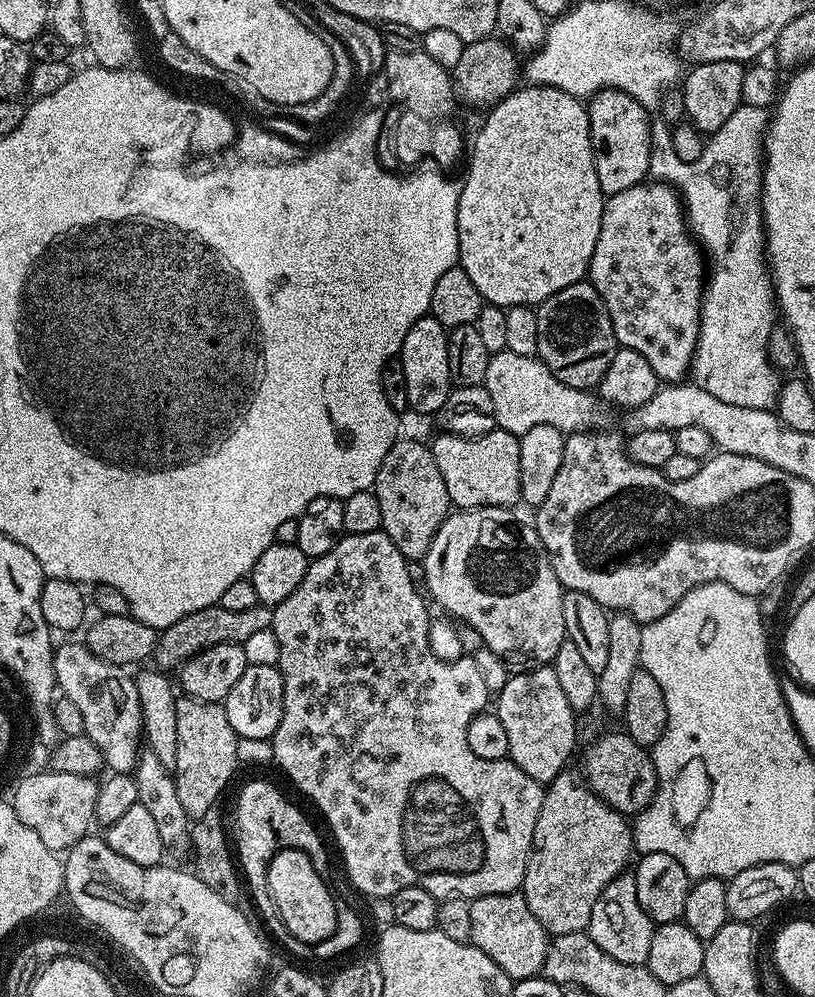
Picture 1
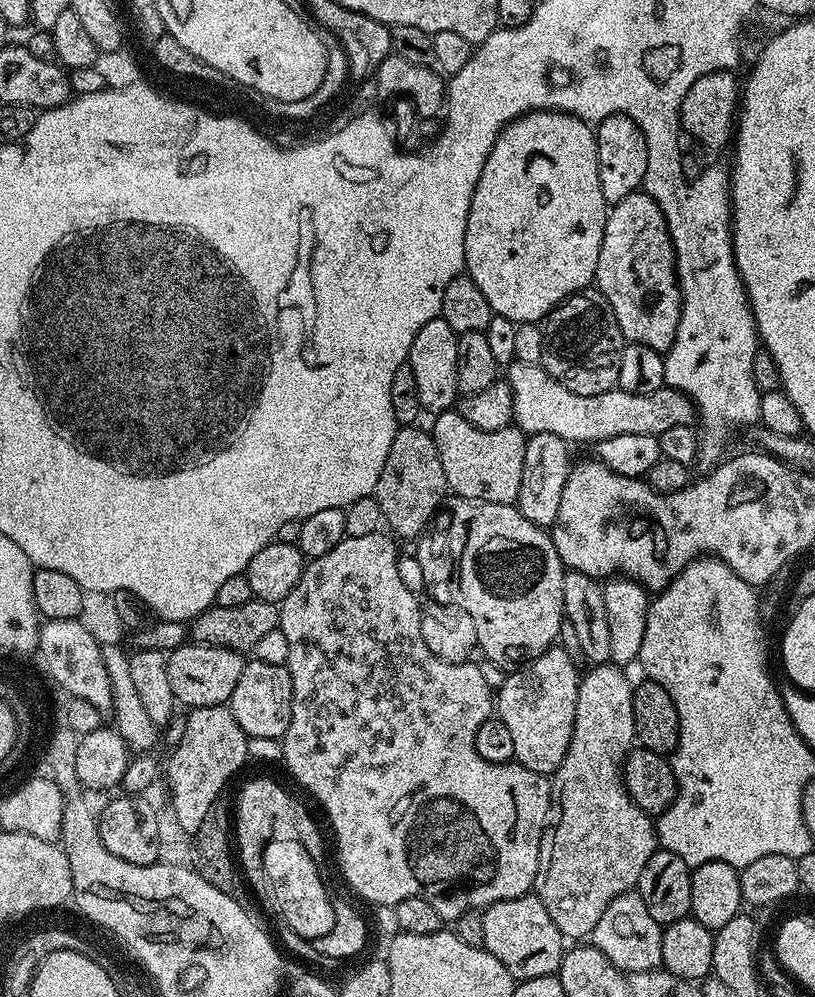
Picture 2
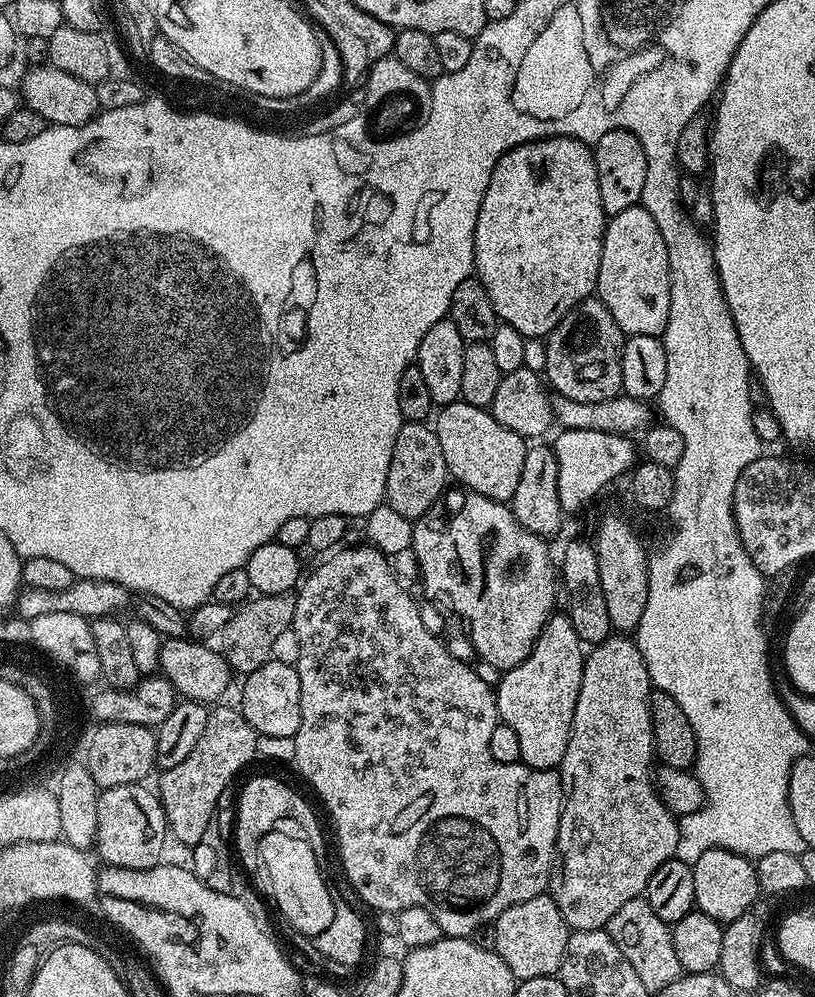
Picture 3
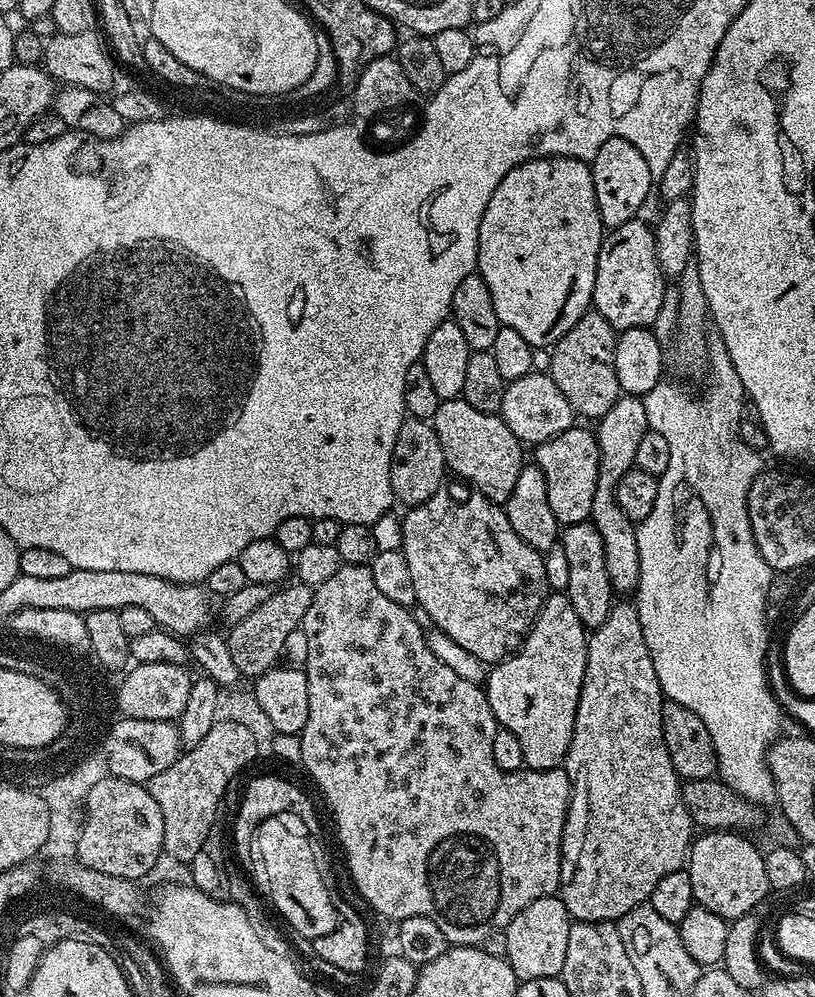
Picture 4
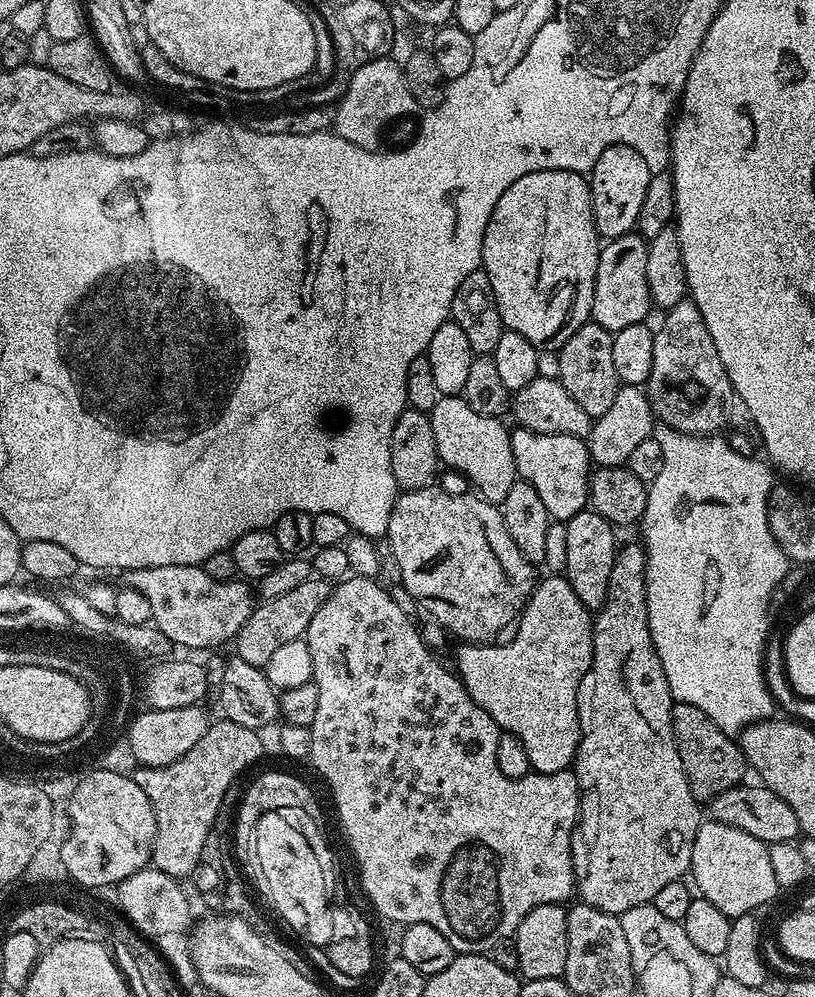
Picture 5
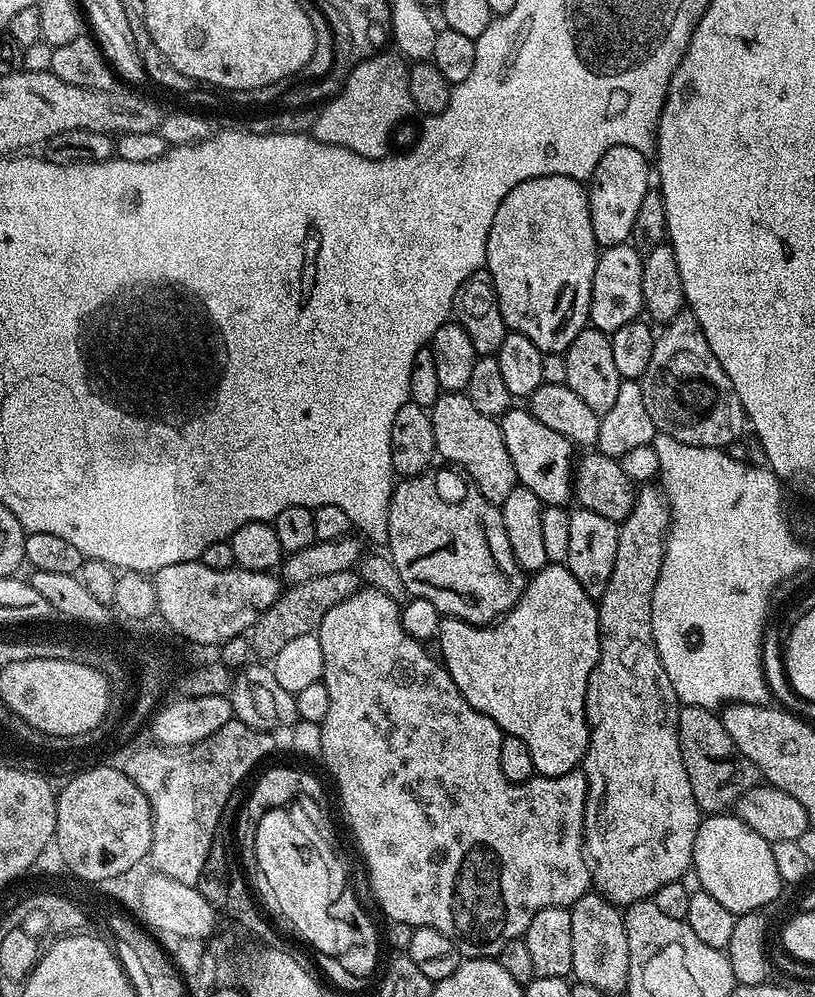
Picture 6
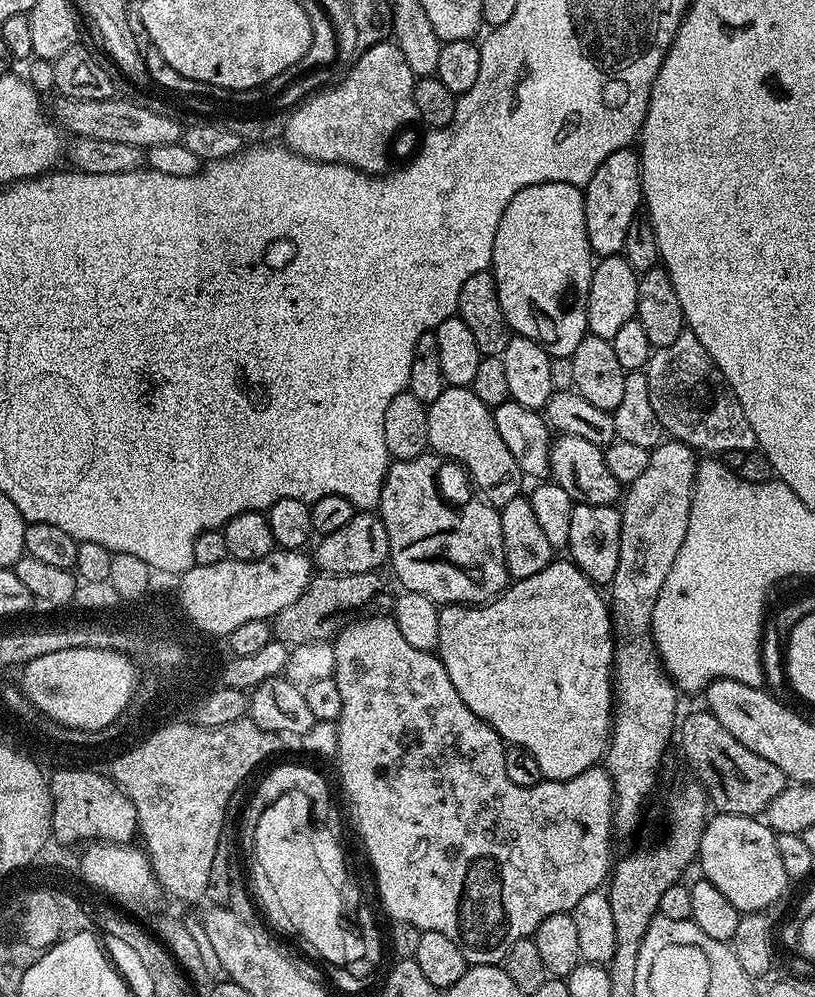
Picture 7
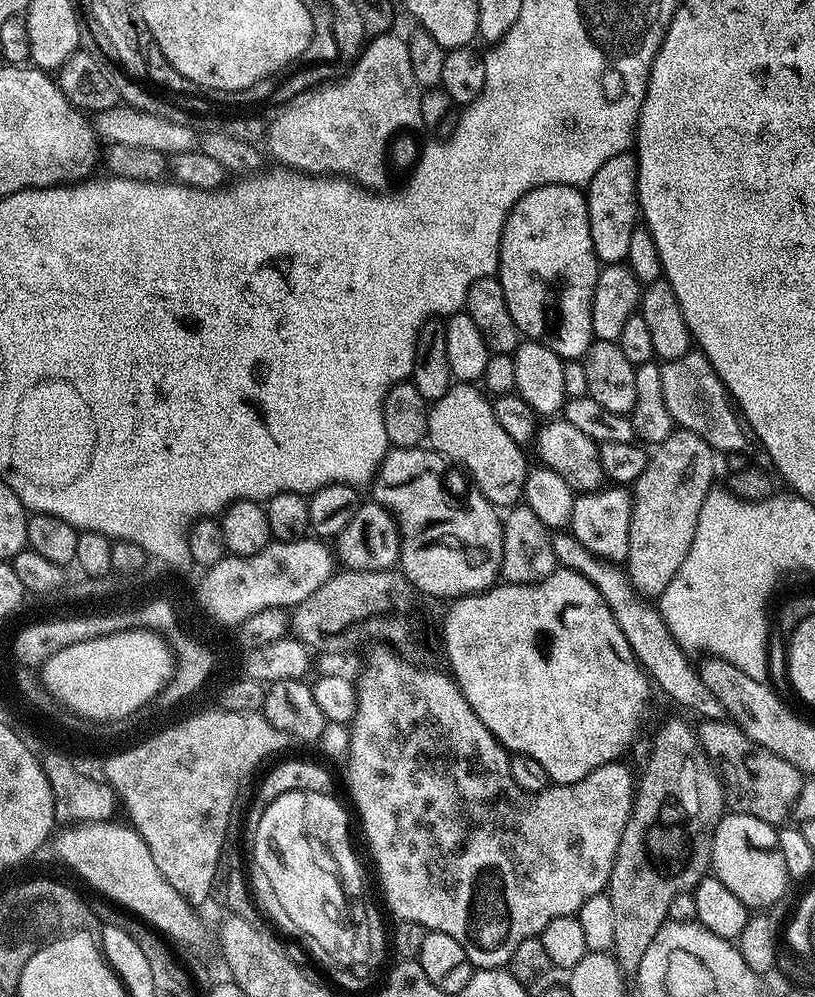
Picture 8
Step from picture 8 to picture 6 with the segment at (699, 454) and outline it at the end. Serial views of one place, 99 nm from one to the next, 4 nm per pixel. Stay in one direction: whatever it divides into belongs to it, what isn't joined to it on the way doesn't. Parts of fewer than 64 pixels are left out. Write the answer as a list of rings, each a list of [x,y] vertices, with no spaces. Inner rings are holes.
[[[644,486],[637,491],[636,501],[630,514],[619,525],[618,558],[614,558],[614,574],[610,574],[610,586],[601,594],[598,607],[600,609],[600,657],[588,679],[588,714],[591,728],[588,734],[588,752],[582,761],[582,771],[588,783],[588,797],[584,807],[584,855],[590,861],[592,869],[592,884],[603,895],[607,896],[617,906],[636,904],[639,900],[655,897],[662,886],[675,880],[683,881],[684,875],[689,875],[692,868],[692,851],[694,838],[698,834],[698,826],[702,813],[694,798],[694,790],[690,790],[690,778],[686,774],[686,766],[682,762],[682,750],[678,742],[678,718],[680,717],[681,702],[674,694],[674,686],[658,658],[658,650],[652,633],[652,599],[654,586],[658,582],[658,574],[664,561],[664,546],[668,538],[668,530],[672,522],[672,509],[665,489],[658,486]]]

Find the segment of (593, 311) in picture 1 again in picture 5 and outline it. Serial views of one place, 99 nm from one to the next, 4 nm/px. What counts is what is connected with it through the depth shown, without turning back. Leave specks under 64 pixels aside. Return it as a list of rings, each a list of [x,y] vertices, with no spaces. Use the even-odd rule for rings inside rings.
[[[595,322],[583,324],[570,338],[566,338],[564,345],[559,348],[558,358],[559,382],[566,386],[566,394],[586,410],[586,414],[593,418],[606,414],[614,403],[614,394],[618,394],[621,382],[614,370],[613,333],[608,332]]]

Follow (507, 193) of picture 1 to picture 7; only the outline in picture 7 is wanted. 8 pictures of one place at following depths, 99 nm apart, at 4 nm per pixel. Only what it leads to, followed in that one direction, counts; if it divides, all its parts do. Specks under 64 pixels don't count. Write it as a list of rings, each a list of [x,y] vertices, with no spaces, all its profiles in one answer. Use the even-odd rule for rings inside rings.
[[[542,182],[526,186],[510,198],[498,230],[494,234],[494,250],[490,271],[496,279],[498,302],[506,314],[509,329],[515,335],[538,342],[553,356],[570,356],[578,350],[578,342],[589,335],[588,291],[592,281],[594,253],[586,234],[584,193],[577,185],[566,182]]]

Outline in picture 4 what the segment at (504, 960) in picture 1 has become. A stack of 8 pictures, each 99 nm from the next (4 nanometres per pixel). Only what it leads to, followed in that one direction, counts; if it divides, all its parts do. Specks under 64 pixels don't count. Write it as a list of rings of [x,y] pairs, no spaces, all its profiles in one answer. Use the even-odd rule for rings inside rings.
[[[559,895],[538,898],[538,902],[530,902],[526,910],[514,914],[503,931],[506,934],[506,959],[517,981],[559,977],[562,962],[566,962],[566,945],[570,943],[572,925],[573,921]]]

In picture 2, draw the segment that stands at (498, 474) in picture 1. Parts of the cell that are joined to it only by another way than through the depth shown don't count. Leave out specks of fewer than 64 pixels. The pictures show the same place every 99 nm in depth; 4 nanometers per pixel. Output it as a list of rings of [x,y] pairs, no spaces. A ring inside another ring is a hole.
[[[459,410],[441,412],[430,425],[432,441],[442,462],[449,489],[461,500],[475,500],[481,504],[515,504],[518,486],[522,486],[522,461],[526,458],[526,436],[519,428],[509,426],[502,430],[478,430]]]

